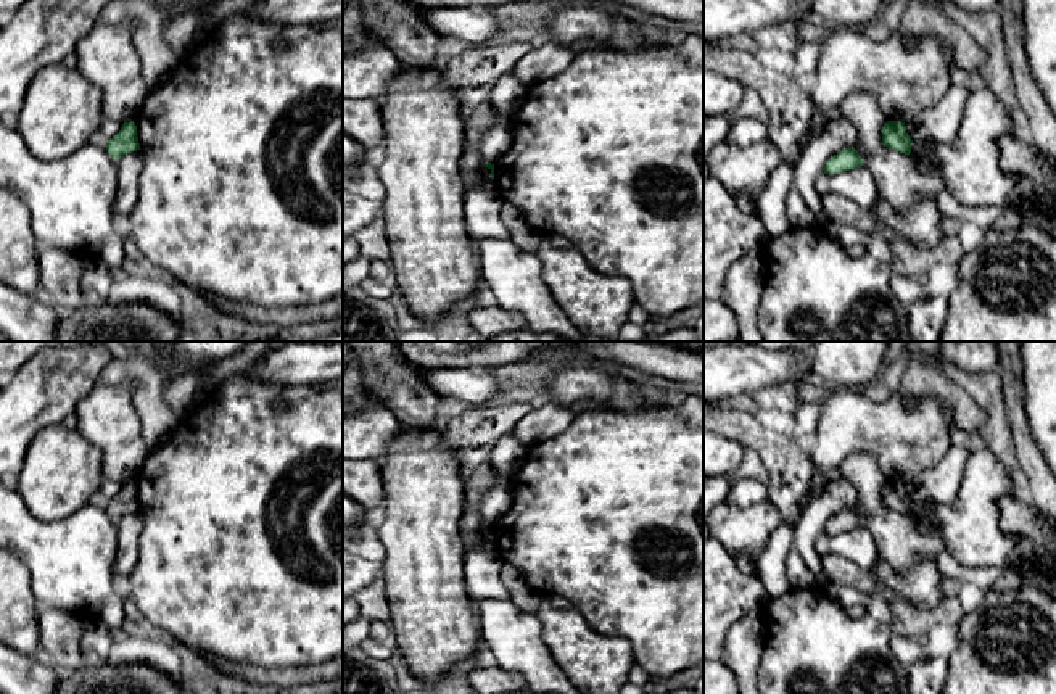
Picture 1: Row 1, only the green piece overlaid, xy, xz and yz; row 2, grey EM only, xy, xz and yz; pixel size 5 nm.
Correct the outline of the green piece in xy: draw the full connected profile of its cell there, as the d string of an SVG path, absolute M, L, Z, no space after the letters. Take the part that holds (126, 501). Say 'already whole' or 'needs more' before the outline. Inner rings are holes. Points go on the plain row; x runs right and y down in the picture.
already whole; M124 483L121 491L108 501L106 510L116 522L127 514L140 510L135 483Z

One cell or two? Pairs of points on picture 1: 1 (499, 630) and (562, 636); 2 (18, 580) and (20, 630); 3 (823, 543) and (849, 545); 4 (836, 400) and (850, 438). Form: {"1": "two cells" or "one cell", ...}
{"1": "two cells", "2": "one cell", "3": "one cell", "4": "one cell"}

